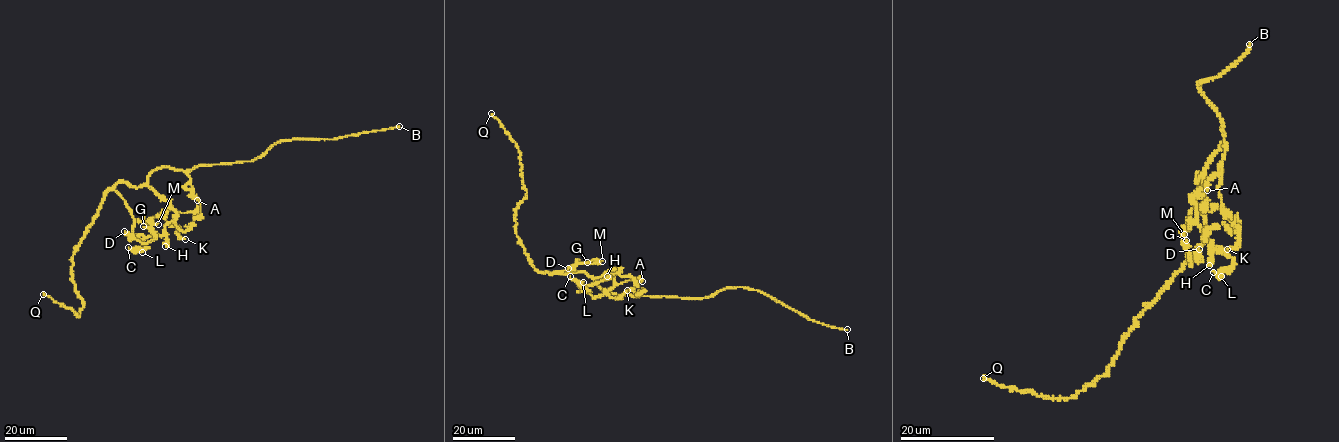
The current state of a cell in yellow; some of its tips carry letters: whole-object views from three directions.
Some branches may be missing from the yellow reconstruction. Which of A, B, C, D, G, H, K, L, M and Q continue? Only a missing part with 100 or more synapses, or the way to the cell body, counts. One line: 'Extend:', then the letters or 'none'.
Extend: B

